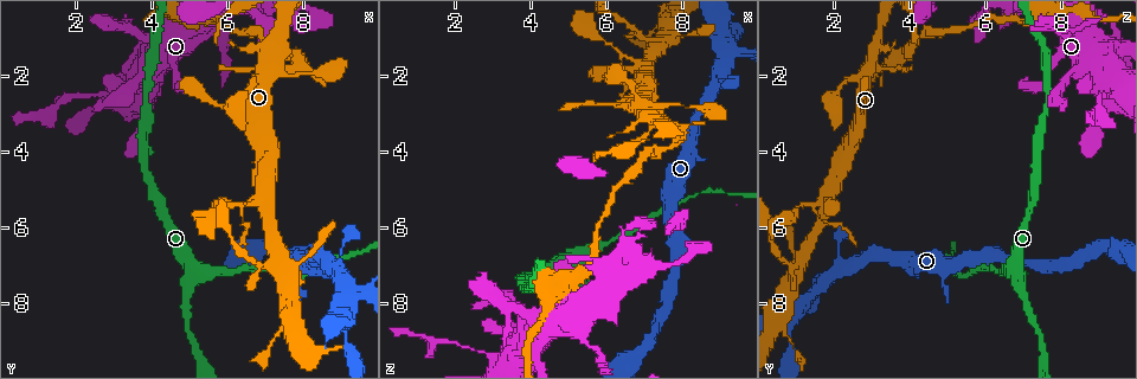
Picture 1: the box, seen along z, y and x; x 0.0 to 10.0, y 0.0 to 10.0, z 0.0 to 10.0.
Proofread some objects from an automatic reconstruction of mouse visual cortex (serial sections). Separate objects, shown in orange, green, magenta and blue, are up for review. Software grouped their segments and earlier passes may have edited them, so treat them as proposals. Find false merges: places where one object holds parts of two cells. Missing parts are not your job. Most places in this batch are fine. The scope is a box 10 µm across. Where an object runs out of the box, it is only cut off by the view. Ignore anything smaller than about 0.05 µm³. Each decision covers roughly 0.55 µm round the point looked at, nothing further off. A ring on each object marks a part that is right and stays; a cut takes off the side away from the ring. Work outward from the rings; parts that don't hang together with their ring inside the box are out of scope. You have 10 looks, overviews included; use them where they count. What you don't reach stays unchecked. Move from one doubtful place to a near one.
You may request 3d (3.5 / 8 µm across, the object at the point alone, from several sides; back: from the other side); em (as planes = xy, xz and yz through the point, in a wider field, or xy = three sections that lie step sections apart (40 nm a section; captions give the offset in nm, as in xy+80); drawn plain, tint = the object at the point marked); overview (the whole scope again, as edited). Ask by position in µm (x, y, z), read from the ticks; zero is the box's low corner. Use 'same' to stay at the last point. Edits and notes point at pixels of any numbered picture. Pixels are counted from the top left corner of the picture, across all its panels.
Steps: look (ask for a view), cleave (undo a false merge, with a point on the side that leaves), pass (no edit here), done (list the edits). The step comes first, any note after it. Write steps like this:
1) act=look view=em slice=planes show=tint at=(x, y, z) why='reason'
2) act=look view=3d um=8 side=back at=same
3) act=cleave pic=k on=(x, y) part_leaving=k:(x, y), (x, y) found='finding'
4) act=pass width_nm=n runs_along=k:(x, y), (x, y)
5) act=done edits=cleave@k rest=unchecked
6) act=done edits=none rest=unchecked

act=look view=3d um=8 side=back at=(9.25, 7.85, 1.40) why='thin arm on a thick one'

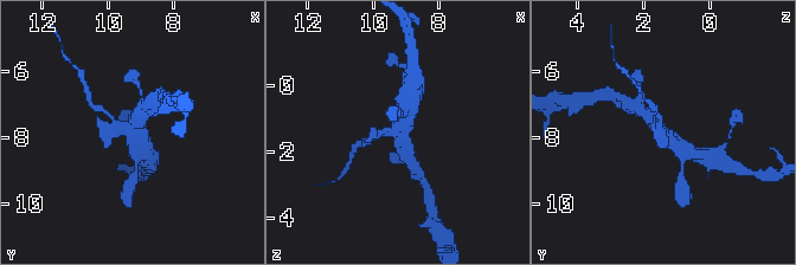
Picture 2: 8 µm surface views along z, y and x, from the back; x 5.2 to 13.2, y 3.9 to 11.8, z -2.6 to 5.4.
act=look view=3d um=3.5 at=same why='zoom in'

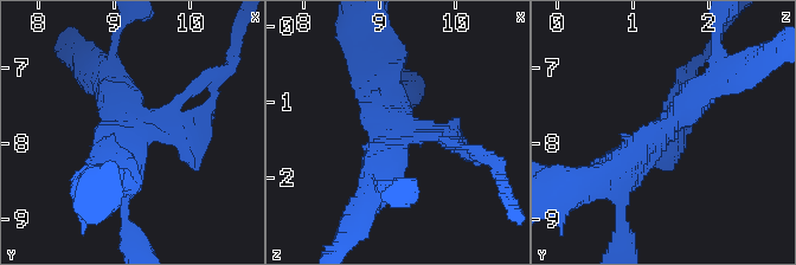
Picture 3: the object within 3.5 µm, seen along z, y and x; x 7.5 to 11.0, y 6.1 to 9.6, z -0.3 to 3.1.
act=pass runs_along=3:(716, 81), (618, 179), (604, 179) found='all the same cell'

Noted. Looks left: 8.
act=look view=3d um=8 at=(7.35, 6.75, 1.30) why='four-way junction'

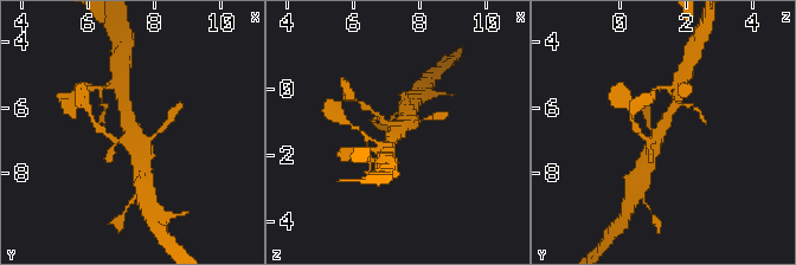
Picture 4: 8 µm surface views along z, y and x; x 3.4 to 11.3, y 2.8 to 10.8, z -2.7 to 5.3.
act=look view=3d um=3.5 at=same why='zoom in'

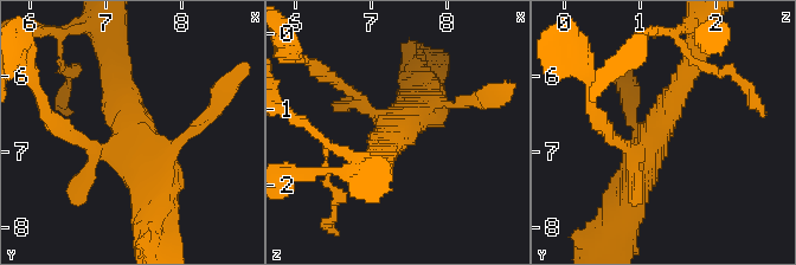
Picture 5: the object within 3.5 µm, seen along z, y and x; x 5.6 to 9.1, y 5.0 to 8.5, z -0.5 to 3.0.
act=look view=em slice=xy step=2 show=tint at=(7.35, 6.70, 1.20)

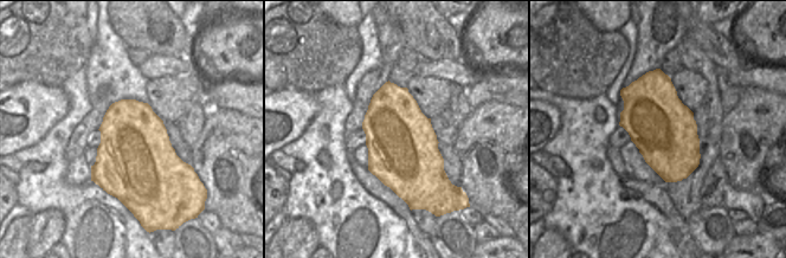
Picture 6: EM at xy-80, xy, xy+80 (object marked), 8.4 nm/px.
act=pass arm_widths_nm=100,150,300,450 runs_along=5:(693, 63), (629, 196) found='all the same cell'

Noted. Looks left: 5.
act=look view=3d um=3.5 at=(7.55, 8.60, 0.65) why='thick turns thin'

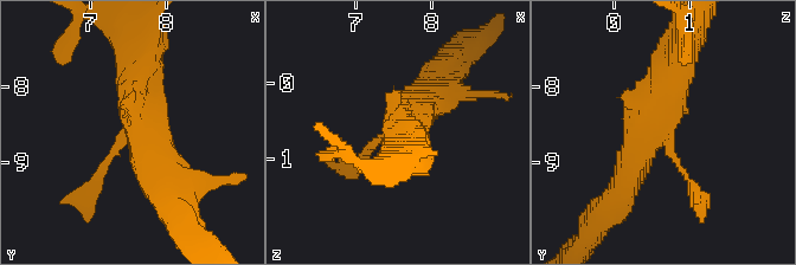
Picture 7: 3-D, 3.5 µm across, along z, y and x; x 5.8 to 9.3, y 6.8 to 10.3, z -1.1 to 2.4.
act=look view=em slice=xy step=1 show=tint at=(7.50, 8.60, 0.65) why='need the tissue'

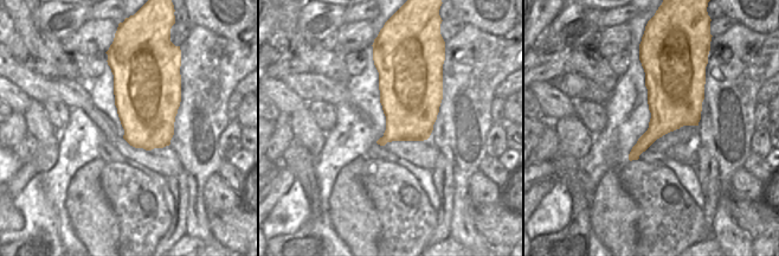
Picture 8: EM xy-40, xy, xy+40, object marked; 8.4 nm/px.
act=pass runs_along=7:(140, 71), (143, 122), (85, 195) found='continuous, no second cell'

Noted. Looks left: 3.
act=look view=3d um=8 at=(5.20, 7.05, 6.70) why='arms part here'

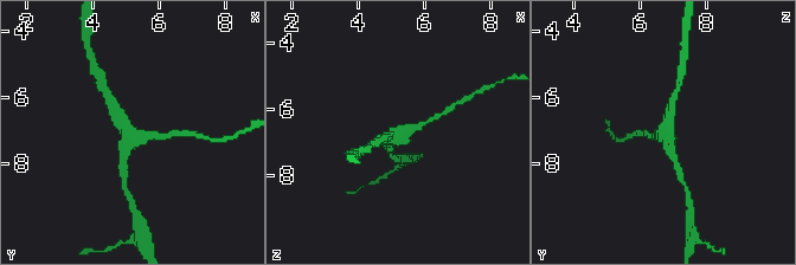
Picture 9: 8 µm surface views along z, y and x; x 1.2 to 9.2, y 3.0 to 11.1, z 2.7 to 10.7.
act=look view=3d um=3.5 at=same

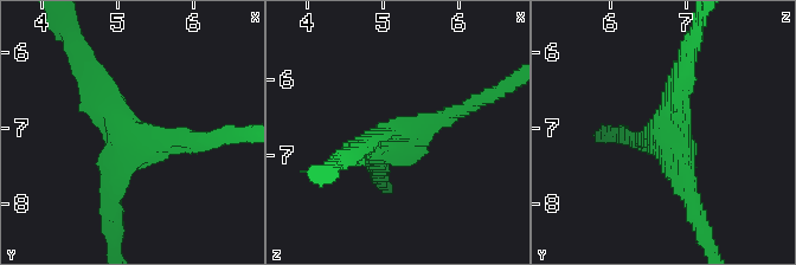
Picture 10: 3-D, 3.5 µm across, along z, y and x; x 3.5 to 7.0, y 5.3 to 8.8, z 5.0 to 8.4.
act=pass runs_along=10:(89, 76), (133, 134), (111, 204) found='continuous, no second cell'

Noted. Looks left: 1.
act=done edits=none rest=unchecked

